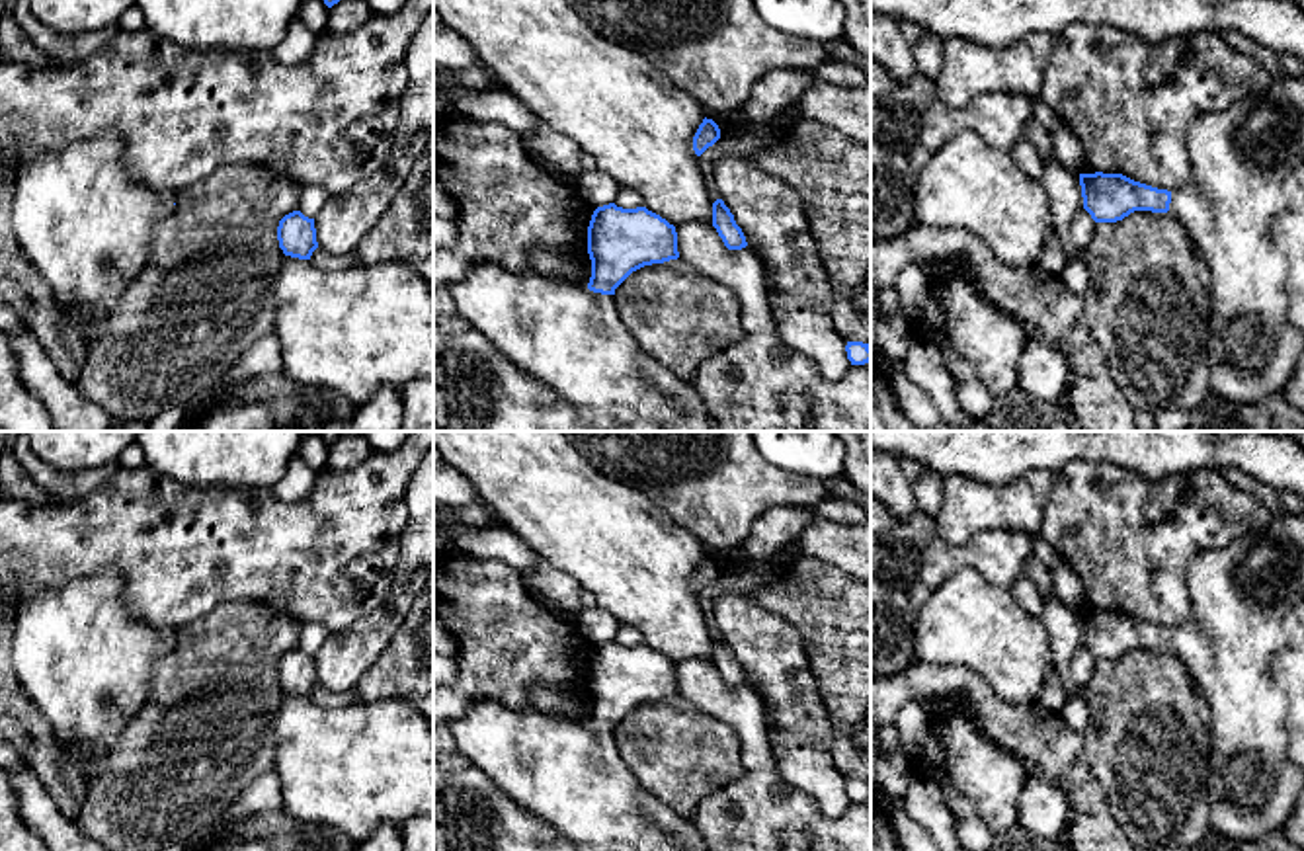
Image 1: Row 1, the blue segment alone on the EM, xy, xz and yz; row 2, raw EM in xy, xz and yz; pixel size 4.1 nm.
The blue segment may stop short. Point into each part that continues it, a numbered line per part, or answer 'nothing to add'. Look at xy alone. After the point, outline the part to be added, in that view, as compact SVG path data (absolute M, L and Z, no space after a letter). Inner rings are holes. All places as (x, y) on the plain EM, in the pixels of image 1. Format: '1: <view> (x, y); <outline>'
nothing to add

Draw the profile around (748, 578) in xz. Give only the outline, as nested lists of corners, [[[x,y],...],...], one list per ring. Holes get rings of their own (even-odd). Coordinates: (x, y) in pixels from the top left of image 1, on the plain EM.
[[[773,560],[767,566],[748,564],[748,566],[738,566],[730,574],[720,574],[713,584],[709,584],[699,593],[699,601],[701,601],[703,615],[707,619],[707,627],[711,630],[711,638],[714,640],[716,636],[720,636],[720,630],[714,623],[714,601],[720,595],[754,593],[761,586],[765,586],[771,580],[775,580],[777,576],[781,576],[783,570],[785,570],[783,564],[779,564],[777,560]]]

